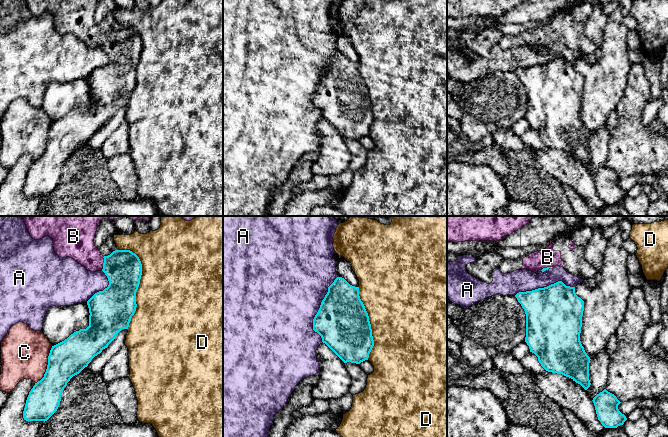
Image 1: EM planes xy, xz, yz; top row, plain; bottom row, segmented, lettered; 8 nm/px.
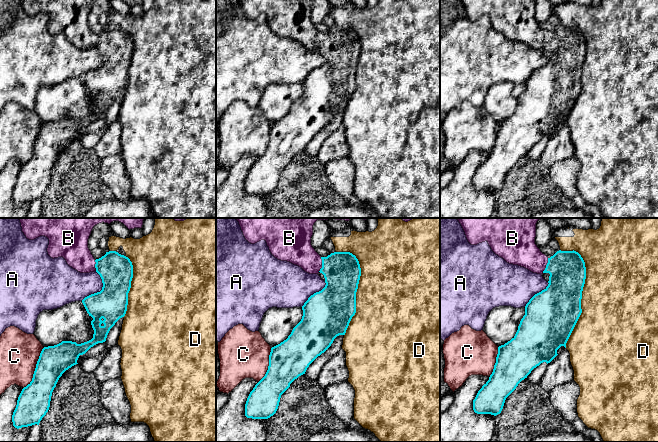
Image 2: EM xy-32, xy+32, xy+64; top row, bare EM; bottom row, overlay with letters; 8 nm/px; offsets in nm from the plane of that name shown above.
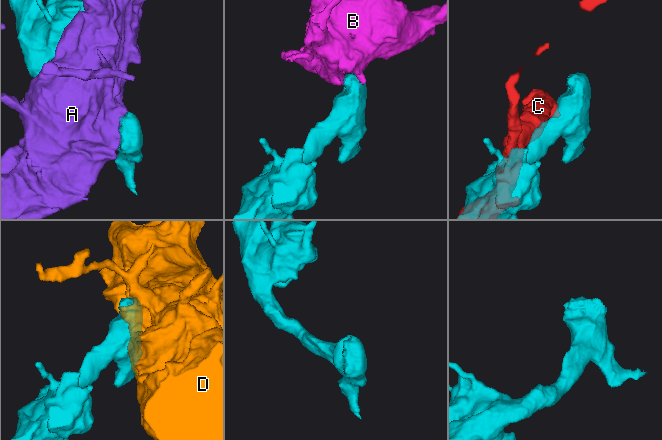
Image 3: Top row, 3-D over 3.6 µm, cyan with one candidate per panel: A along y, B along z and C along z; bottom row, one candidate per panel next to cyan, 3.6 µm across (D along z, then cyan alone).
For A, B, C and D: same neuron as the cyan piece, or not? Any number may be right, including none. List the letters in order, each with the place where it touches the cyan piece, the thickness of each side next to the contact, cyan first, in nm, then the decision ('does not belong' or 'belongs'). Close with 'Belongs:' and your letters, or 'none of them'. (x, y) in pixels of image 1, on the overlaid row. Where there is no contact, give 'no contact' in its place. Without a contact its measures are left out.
A: meets cyan in xz at (319, 309); 420 nm thick on the cyan side, 480 nm on the other; does not belong
B: meets cyan in xy at (103, 263); 300 nm thick on the cyan side, 240 nm on the other; belongs
C: meets cyan in xy at (47, 365); 300 nm thick on the cyan side, 380 nm on the other; does not belong
D: meets cyan in xy at (139, 283); 320 nm thick on the cyan side, 500 nm on the other; does not belong
Belongs: B

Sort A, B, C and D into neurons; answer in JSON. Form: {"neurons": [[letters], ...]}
{"neurons": [["A"], ["B"], ["C"], ["D"]]}

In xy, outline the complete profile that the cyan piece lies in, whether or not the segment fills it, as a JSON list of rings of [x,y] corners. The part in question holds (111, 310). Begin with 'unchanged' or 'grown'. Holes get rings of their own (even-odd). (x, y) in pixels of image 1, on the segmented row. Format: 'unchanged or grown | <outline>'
grown | [[[22,216],[33,239],[51,237],[54,251],[59,257],[70,257],[91,272],[103,271],[109,281],[107,288],[95,293],[87,301],[90,313],[89,326],[52,346],[44,377],[35,383],[27,397],[23,411],[23,418],[26,421],[47,421],[57,411],[62,392],[70,379],[79,374],[95,356],[107,348],[122,329],[129,327],[137,307],[136,292],[142,275],[141,261],[130,250],[115,250],[110,255],[103,256],[94,243],[101,220],[115,220],[121,217],[148,222],[151,216]]]

